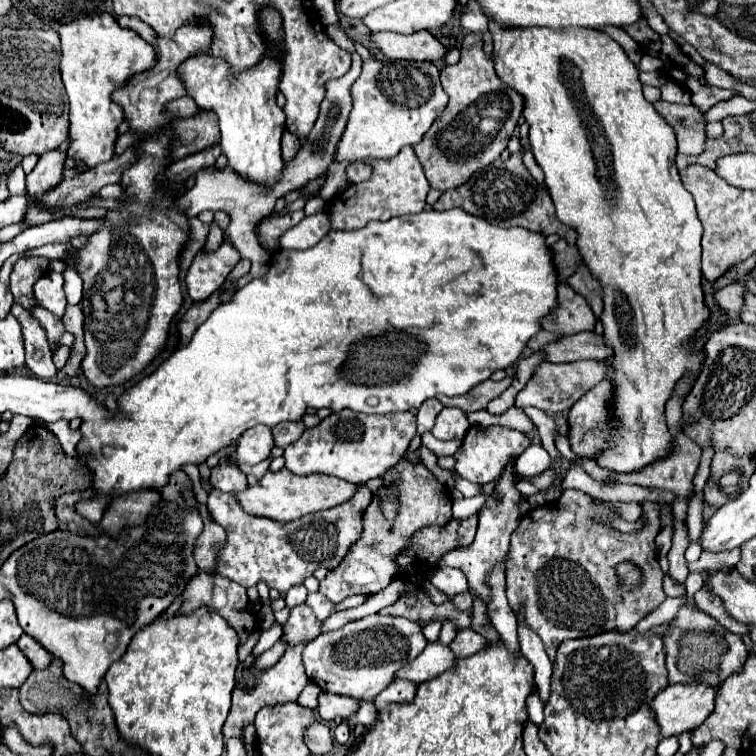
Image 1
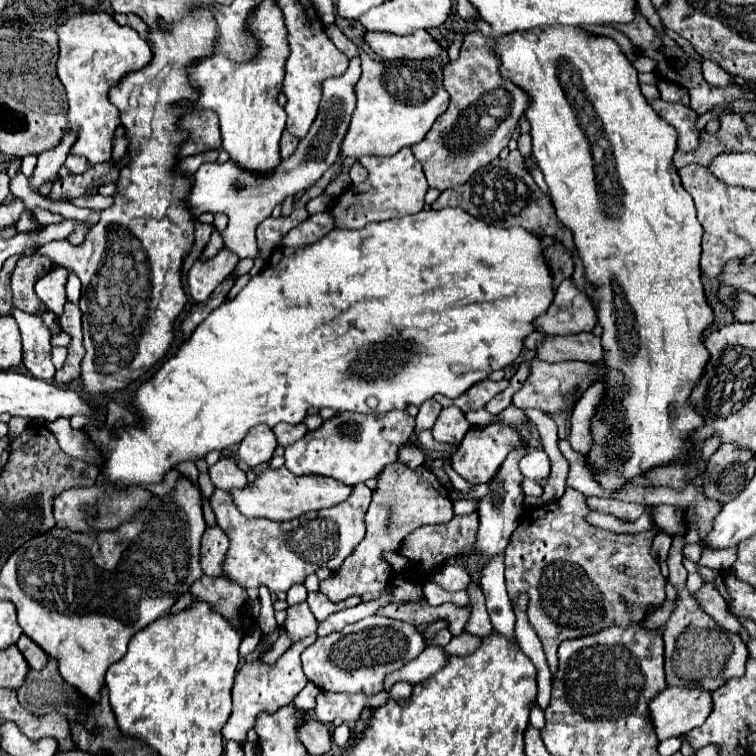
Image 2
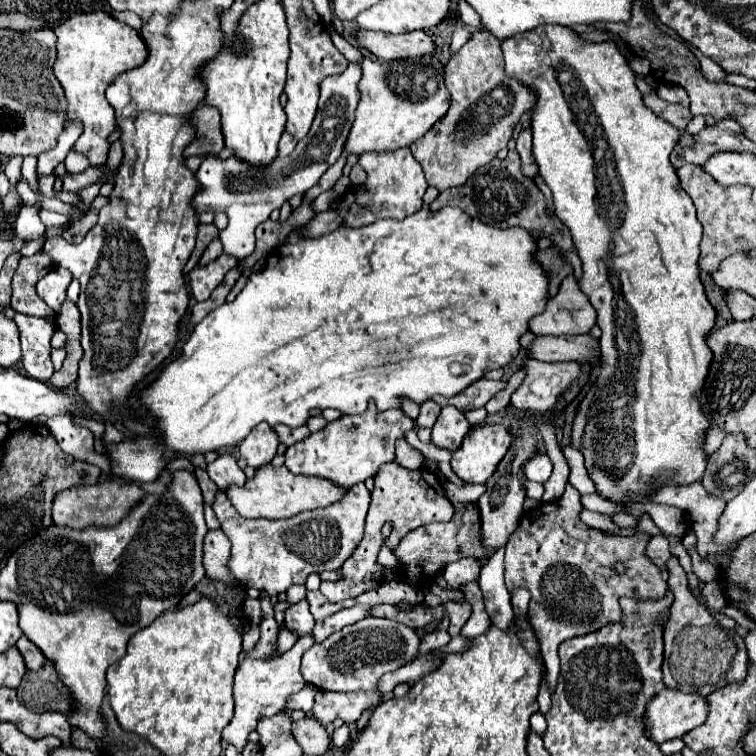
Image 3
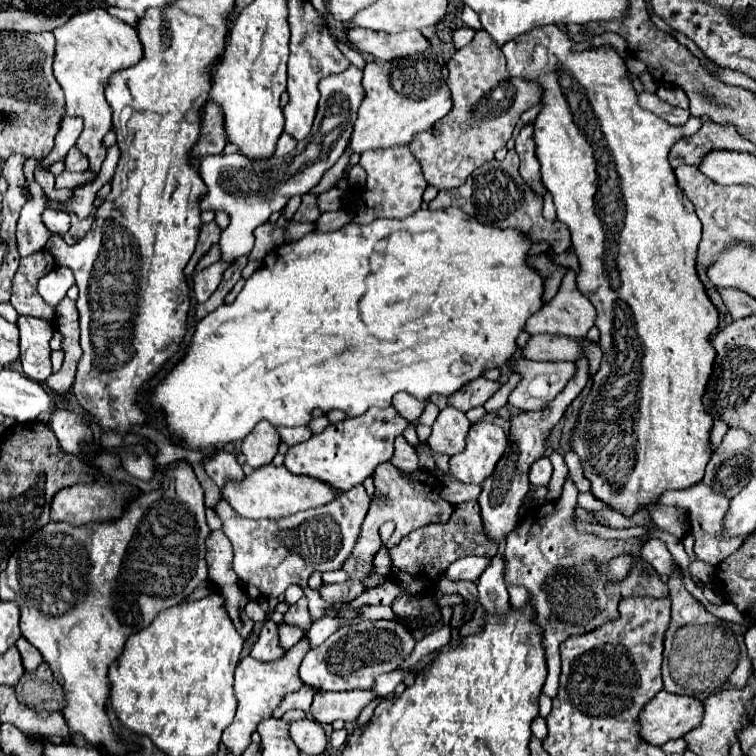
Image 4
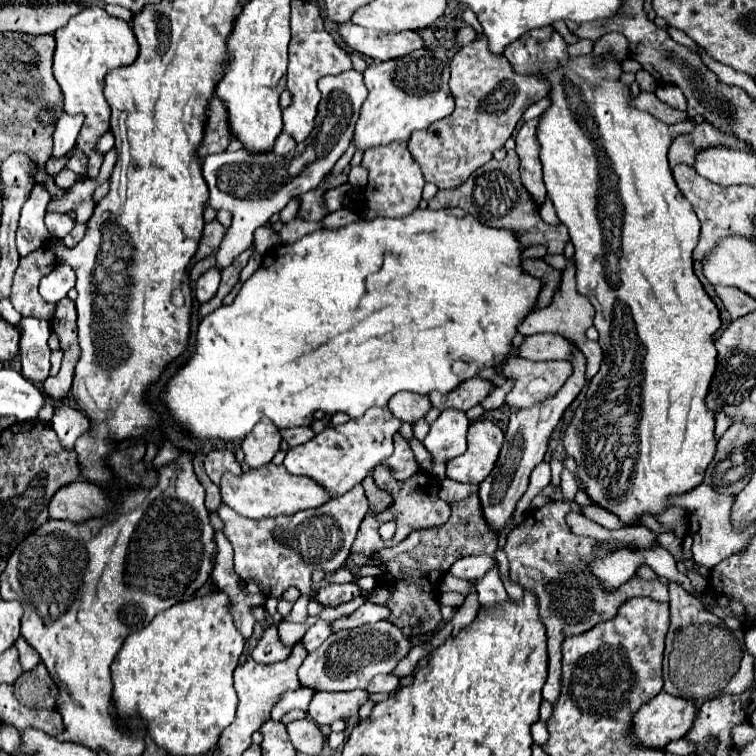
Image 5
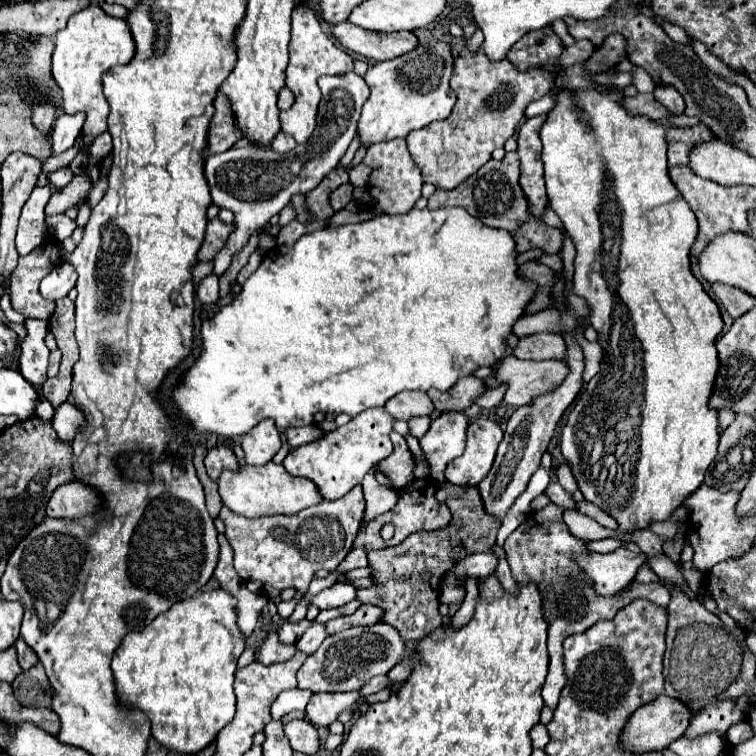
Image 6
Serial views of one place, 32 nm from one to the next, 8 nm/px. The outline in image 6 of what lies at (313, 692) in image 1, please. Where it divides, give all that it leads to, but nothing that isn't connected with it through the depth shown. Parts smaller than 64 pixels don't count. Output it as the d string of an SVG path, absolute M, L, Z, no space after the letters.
M284 690L280 692L280 696L272 702L272 718L280 720L282 716L294 712L294 710L306 710L306 704L310 700L312 692L308 690Z

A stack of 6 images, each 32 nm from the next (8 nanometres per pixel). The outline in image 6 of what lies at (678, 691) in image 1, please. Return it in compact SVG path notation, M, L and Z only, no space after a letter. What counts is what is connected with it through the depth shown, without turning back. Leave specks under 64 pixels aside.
M662 694L654 702L640 706L632 714L628 724L624 726L624 732L620 732L622 748L628 748L628 752L650 752L650 750L662 752L668 744L672 744L686 732L686 728L690 726L690 718L692 718L692 712L688 710L688 706Z

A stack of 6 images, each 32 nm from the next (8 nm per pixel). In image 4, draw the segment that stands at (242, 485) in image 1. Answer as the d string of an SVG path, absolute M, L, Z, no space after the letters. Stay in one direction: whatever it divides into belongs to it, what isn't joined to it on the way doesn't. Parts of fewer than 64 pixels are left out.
M224 450L214 452L212 458L204 460L204 468L206 468L206 474L212 478L212 482L218 486L224 486L228 478L234 478L234 480L244 478L242 466L236 462L236 456L232 452L224 452Z

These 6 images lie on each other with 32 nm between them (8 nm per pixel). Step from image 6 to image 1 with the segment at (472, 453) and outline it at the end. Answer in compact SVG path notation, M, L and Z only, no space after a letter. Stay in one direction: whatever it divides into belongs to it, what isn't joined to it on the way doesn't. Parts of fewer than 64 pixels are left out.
M470 426L470 430L466 432L466 438L462 440L460 452L456 452L454 460L454 472L458 472L462 478L474 482L474 484L486 484L486 482L494 482L496 478L500 478L504 466L510 462L512 456L518 456L520 452L524 452L530 446L530 440L512 428L506 426Z

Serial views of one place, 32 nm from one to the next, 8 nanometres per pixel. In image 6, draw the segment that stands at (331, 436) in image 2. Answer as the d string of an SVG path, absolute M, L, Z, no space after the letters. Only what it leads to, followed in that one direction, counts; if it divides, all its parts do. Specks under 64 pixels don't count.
M368 408L360 416L354 416L348 424L338 426L334 432L326 432L320 440L294 448L282 464L288 474L312 480L324 500L338 500L360 484L364 474L392 452L392 424L394 418L384 408Z

